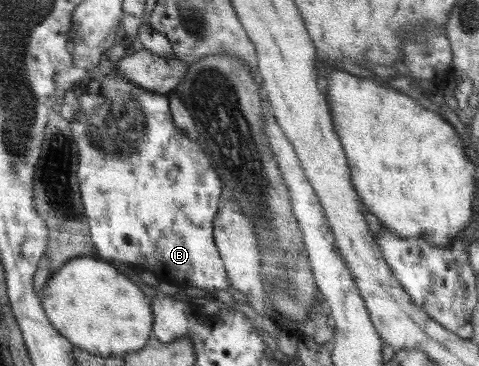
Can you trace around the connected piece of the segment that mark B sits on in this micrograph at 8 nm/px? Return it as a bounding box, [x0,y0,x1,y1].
[72,69,231,297]

